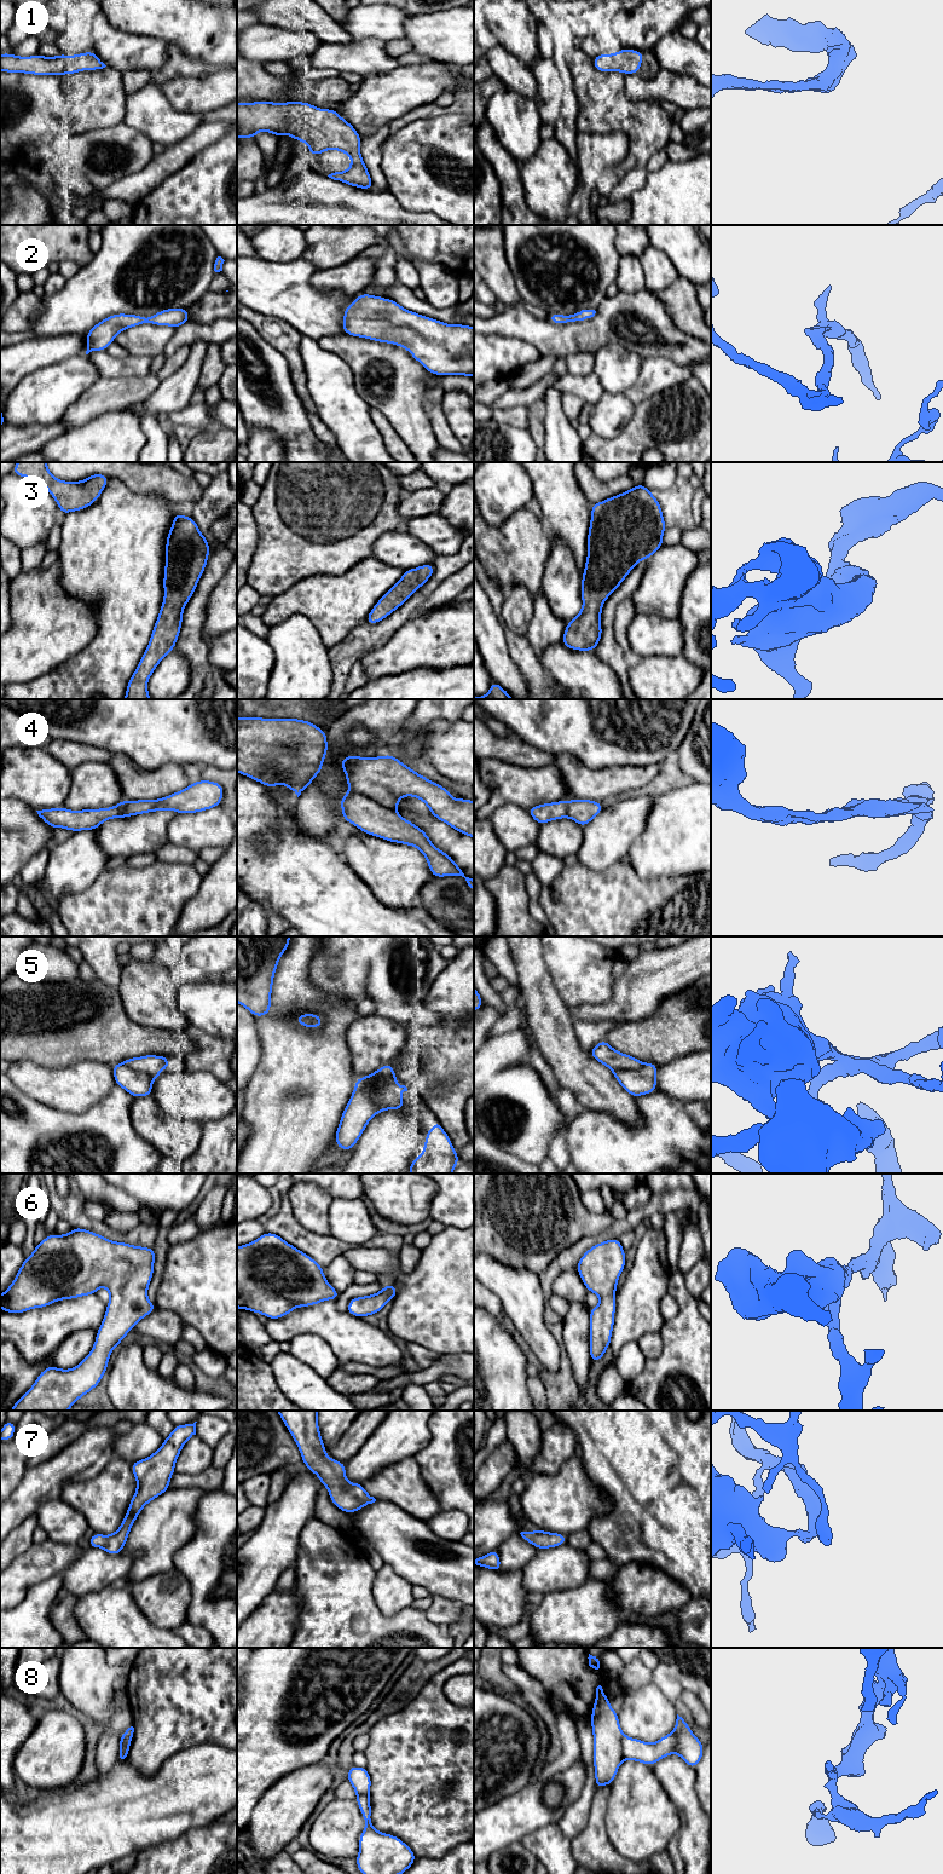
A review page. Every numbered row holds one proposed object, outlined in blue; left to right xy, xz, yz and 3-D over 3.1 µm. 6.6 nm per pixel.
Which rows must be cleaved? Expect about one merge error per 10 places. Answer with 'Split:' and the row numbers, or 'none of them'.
Split: 8

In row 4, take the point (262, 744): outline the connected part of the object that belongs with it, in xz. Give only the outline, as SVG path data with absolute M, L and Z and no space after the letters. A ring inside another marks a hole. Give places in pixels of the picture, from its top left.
M259 716L237 717L237 772L267 788L279 784L290 788L297 797L313 782L323 768L328 754L326 731L318 728L311 721L300 719L261 719Z

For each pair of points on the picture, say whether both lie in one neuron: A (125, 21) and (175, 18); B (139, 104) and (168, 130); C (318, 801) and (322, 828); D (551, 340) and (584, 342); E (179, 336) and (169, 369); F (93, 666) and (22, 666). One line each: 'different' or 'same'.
A: same
B: same
C: same
D: same
E: different
F: different

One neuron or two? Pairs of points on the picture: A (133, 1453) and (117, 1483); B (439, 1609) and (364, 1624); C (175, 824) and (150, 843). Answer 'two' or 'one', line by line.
A: two
B: two
C: one

